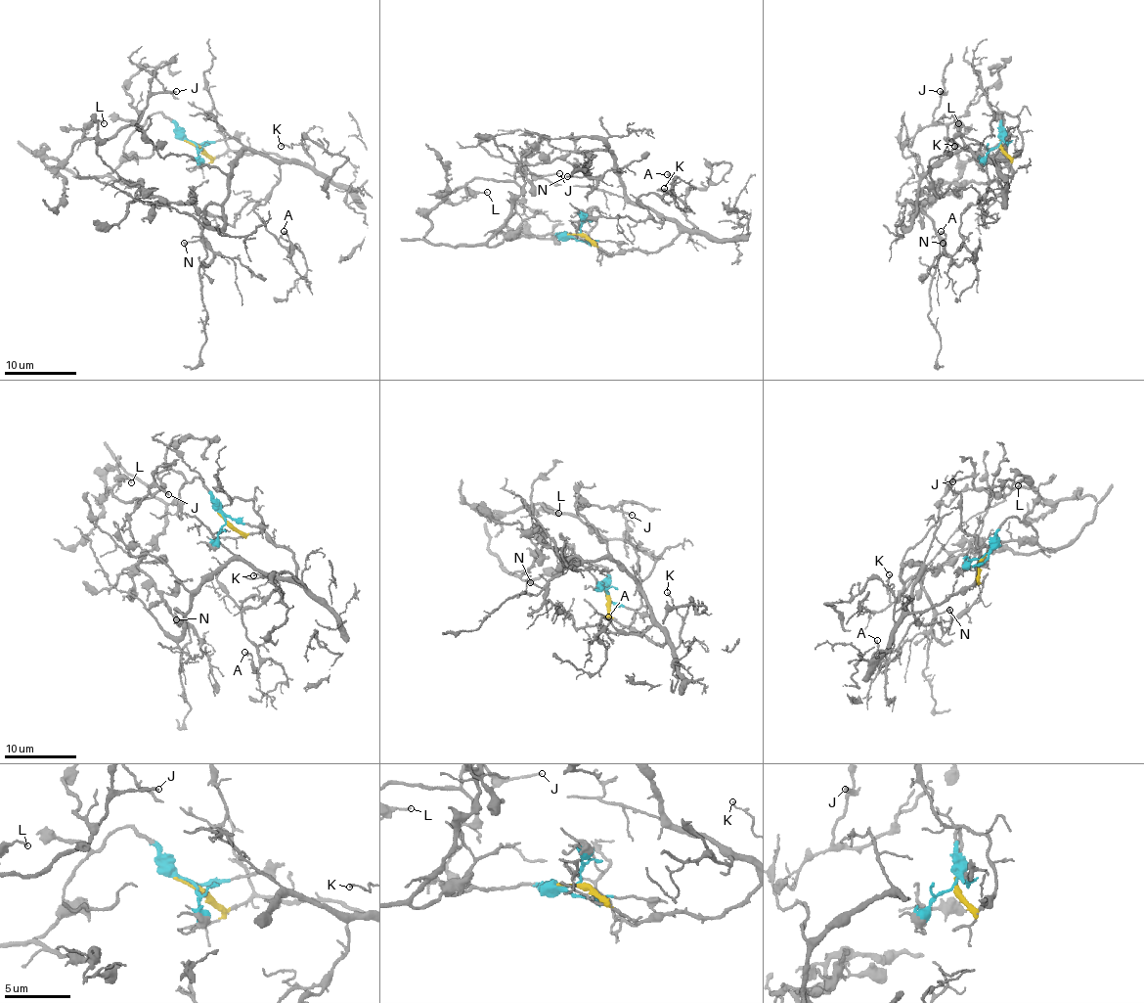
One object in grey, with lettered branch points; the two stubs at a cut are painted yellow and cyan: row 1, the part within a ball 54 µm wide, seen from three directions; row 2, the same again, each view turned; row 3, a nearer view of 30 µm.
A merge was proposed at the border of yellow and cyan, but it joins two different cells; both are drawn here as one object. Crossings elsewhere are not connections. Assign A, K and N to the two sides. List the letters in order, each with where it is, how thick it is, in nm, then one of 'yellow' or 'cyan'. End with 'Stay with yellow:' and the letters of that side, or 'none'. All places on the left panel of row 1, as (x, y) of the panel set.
A: place (284, 231); calibre 200 nm; yellow
K: place (281, 146); calibre 120 nm; yellow
N: place (184, 243); calibre 170 nm; yellow
Stay with yellow: A, K, N

